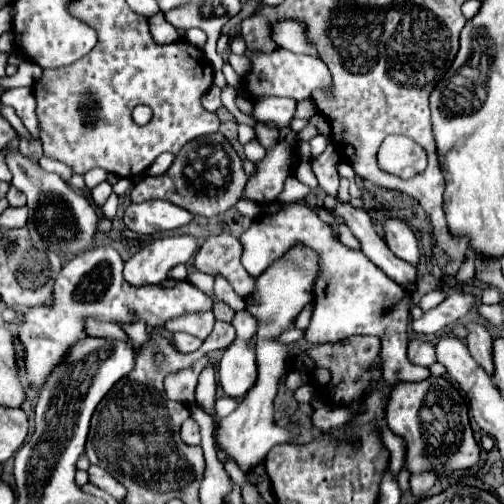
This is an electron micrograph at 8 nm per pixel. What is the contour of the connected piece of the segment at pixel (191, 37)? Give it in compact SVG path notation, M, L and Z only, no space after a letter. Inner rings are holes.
M190 28L186 31L184 38L196 45L199 48L202 48L207 41L207 35L200 28Z

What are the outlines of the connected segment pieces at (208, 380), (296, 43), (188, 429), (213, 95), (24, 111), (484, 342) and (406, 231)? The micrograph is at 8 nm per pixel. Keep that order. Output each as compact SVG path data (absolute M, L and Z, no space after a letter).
M207 364L207 368L199 374L199 384L195 390L195 400L197 404L201 404L209 414L215 412L213 404L215 404L215 366Z
M287 20L287 22L279 22L275 24L275 42L291 52L297 54L311 54L317 56L317 52L307 44L305 34L303 34L303 26L295 20Z
M189 418L189 420L183 422L183 426L181 426L181 438L183 438L183 442L187 442L187 444L201 444L199 424L197 424L193 418Z
M213 84L205 96L202 97L202 105L206 110L215 113L218 105L222 105L220 88Z
M11 88L11 90L5 90L5 94L1 96L1 102L5 106L13 106L17 116L25 124L25 128L33 134L33 138L37 138L39 124L37 124L37 116L35 116L33 90L31 88Z
M465 324L467 328L467 348L471 356L491 374L493 370L493 360L491 360L491 334L483 324Z
M385 216L383 220L383 232L385 232L385 242L391 248L391 252L411 264L417 266L419 262L419 246L413 230L399 218L395 216Z

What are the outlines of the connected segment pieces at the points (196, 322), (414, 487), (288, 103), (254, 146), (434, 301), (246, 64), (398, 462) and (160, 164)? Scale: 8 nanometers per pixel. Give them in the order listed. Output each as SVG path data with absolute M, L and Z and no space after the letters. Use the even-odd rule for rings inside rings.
M201 312L201 314L189 314L189 316L179 316L179 320L171 320L167 324L169 332L187 332L193 334L201 340L205 340L215 324L213 312Z
M423 472L423 474L411 474L411 494L415 498L425 498L425 494L433 488L433 484L437 482L435 474L431 472Z
M265 96L259 98L253 106L253 118L261 120L261 122L275 122L279 126L279 130L287 128L287 124L293 118L295 112L295 100L291 98L279 98L279 96Z
M252 140L247 143L244 147L244 151L246 158L254 164L261 161L266 155L266 150L261 146L258 140Z
M437 290L429 292L423 296L419 306L423 312L426 312L428 309L438 306L446 297L447 293L444 291Z
M229 52L229 54L227 54L227 62L233 66L233 70L235 70L241 78L245 78L245 76L251 72L251 60L249 60L247 56L237 56L237 54Z
M383 422L383 430L381 430L381 434L383 434L383 436L387 436L387 438L383 438L383 444L385 444L385 446L387 446L387 450L391 452L389 472L391 472L393 476L397 476L397 474L399 474L399 470L403 468L403 452L405 452L403 440L401 440L399 436L395 436L395 434L385 426L385 422Z
M161 154L161 156L159 156L159 158L149 166L147 174L149 174L149 176L163 176L163 172L169 168L171 160L175 160L173 154Z

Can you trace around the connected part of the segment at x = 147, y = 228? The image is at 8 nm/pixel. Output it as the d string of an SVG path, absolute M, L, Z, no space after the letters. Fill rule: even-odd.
M151 200L141 204L129 204L125 208L123 222L129 230L139 234L155 234L155 232L167 232L181 228L189 224L195 216L187 210L163 202L163 200Z

